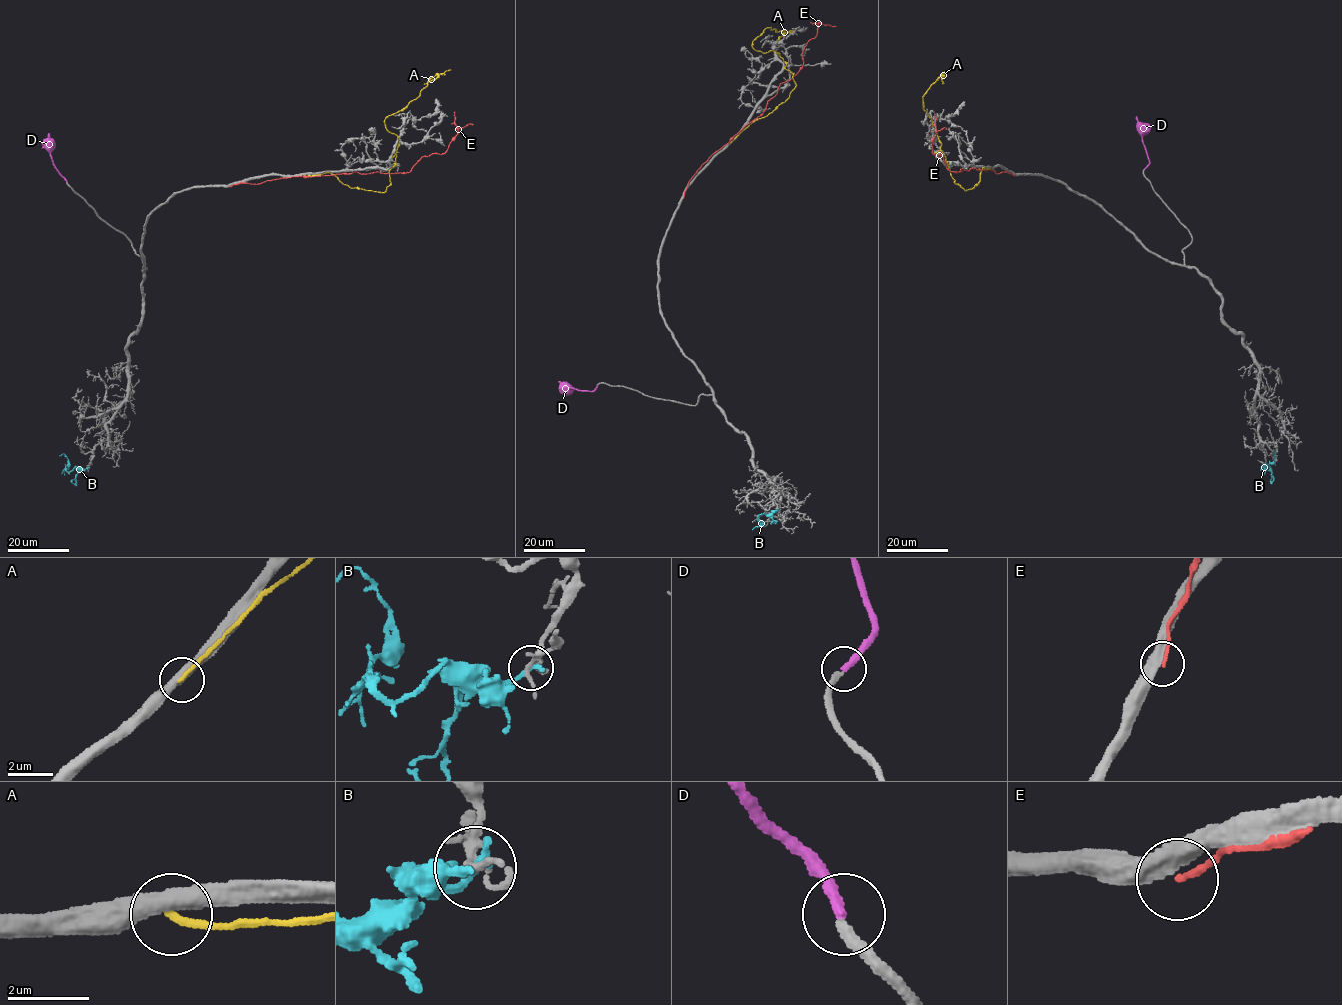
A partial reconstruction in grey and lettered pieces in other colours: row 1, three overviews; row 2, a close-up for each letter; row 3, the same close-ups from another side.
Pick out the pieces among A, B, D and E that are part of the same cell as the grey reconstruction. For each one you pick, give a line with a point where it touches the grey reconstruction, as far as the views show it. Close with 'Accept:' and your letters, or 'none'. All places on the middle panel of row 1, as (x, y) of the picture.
D: meets grey at (597, 386)
Accept: D

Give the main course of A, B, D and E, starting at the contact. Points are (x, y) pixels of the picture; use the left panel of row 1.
A: (303, 175), (331, 172), (353, 188), (386, 191), (399, 139), (385, 119), (438, 75), (424, 84)
B: (87, 467), (74, 467), (68, 472), (64, 469), (68, 462), (67, 457), (63, 454), (59, 456)
D: (67, 182), (53, 163), (49, 133)
E: (230, 186), (299, 176), (353, 172), (410, 172), (423, 156), (443, 153), (459, 129), (473, 124)

